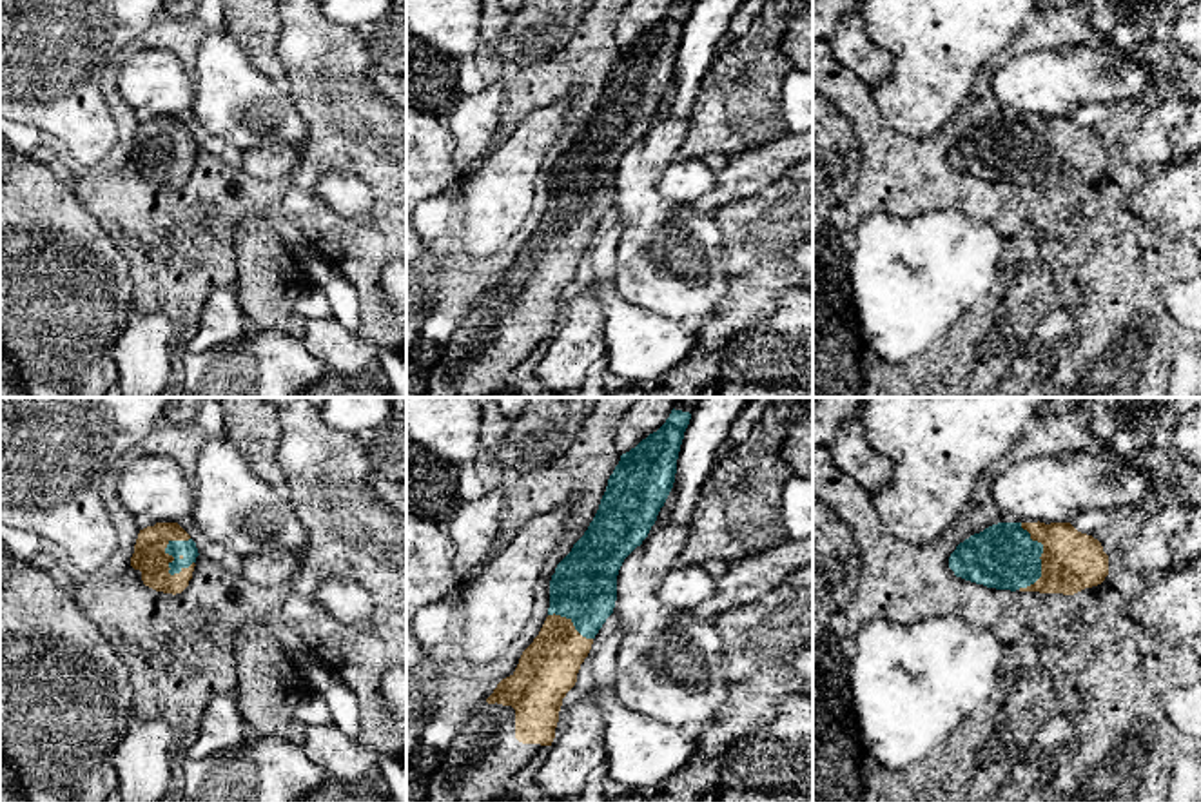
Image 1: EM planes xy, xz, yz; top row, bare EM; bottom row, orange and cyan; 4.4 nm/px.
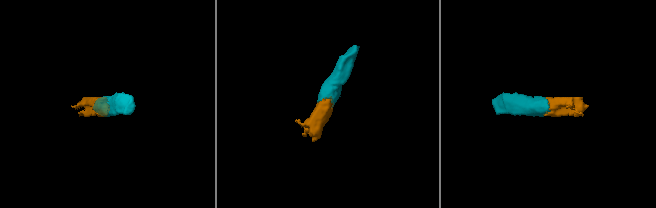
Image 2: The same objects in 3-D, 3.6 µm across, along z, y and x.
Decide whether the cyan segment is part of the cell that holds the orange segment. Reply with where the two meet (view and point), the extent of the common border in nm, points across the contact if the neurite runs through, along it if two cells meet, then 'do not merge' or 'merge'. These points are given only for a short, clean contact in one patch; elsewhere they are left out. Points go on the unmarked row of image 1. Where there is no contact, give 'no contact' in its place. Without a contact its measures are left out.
xy (164, 144) | 190 nm | across xy (149, 149), (164, 144), (187, 142) | merge

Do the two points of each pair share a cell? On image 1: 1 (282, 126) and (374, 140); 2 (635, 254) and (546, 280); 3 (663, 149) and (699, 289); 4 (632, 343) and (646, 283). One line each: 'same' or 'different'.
1: different
2: different
3: same
4: different

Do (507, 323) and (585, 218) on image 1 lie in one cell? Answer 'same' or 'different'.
same

